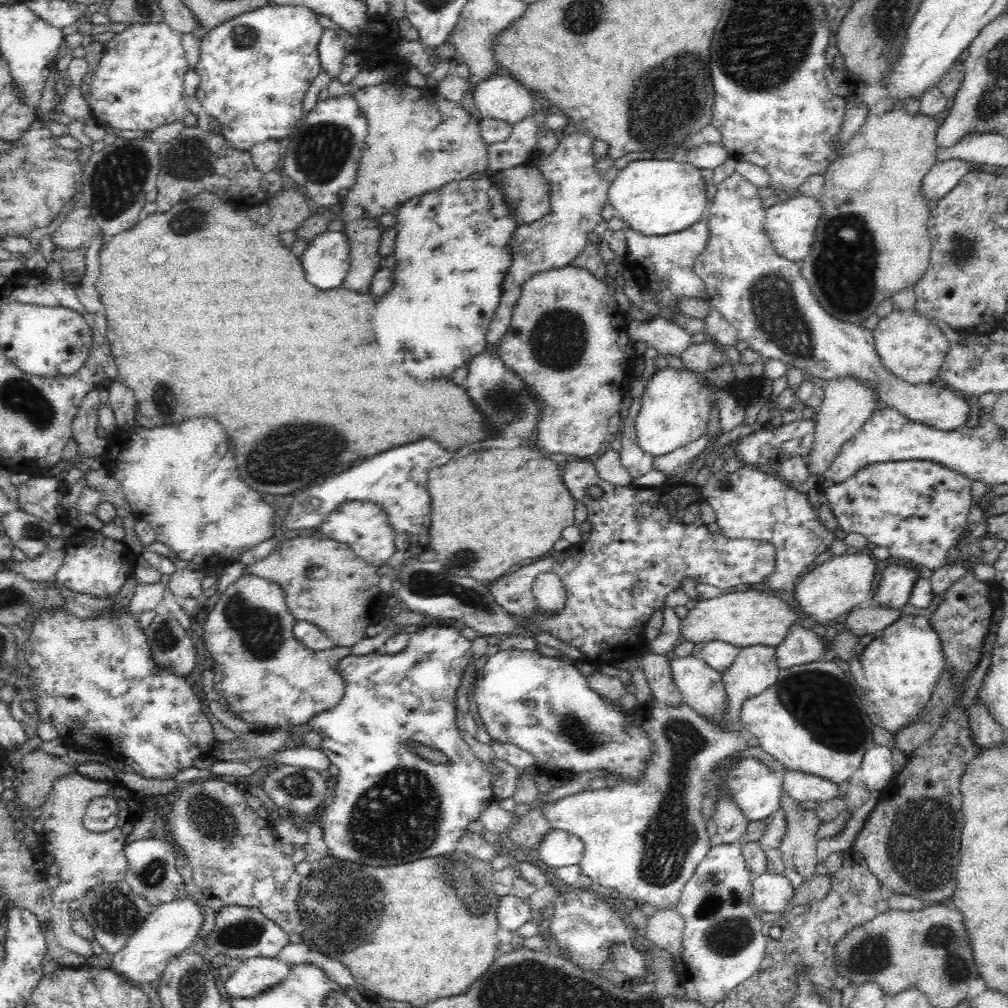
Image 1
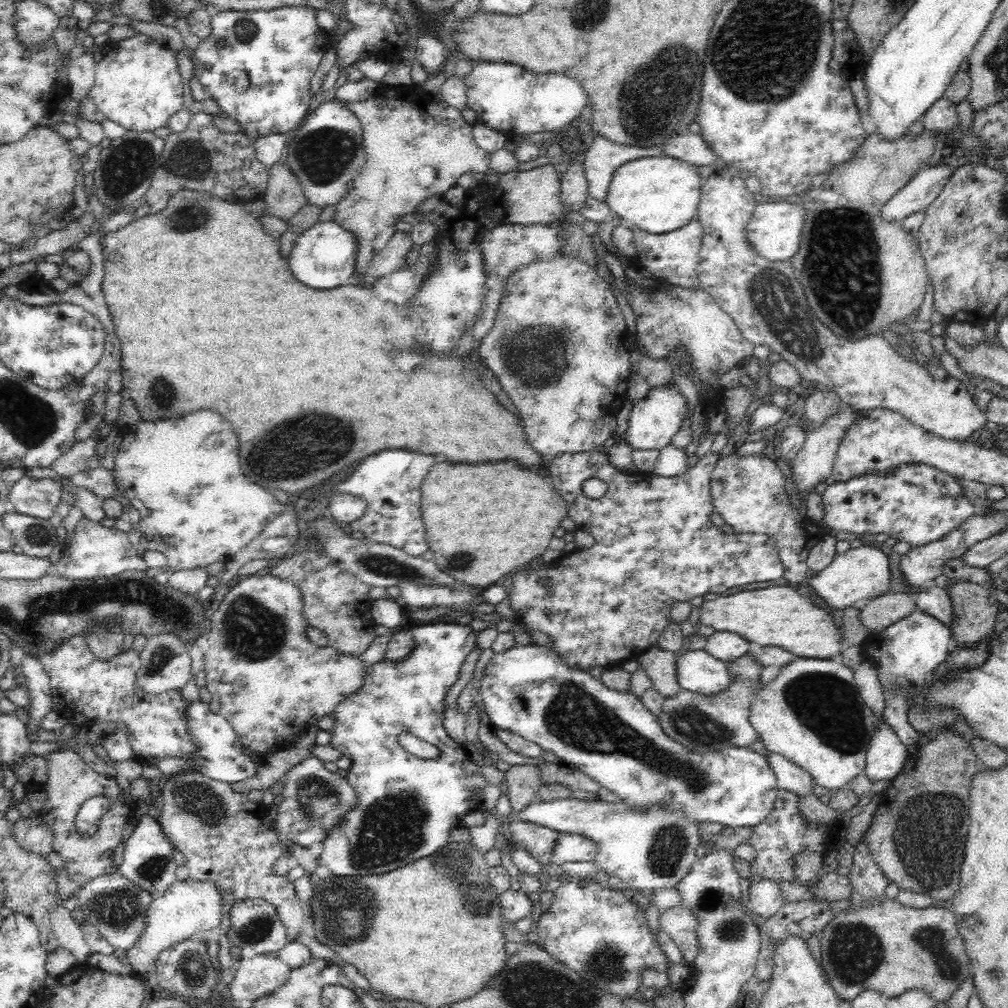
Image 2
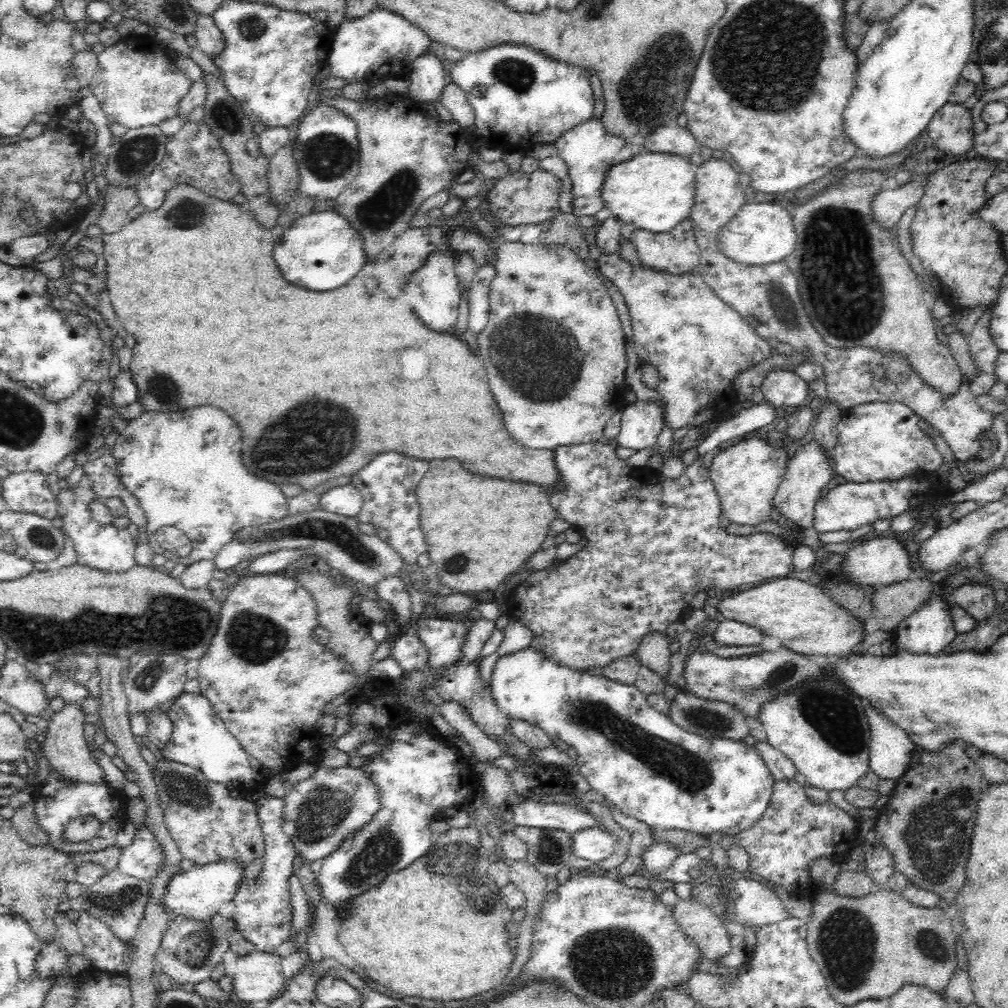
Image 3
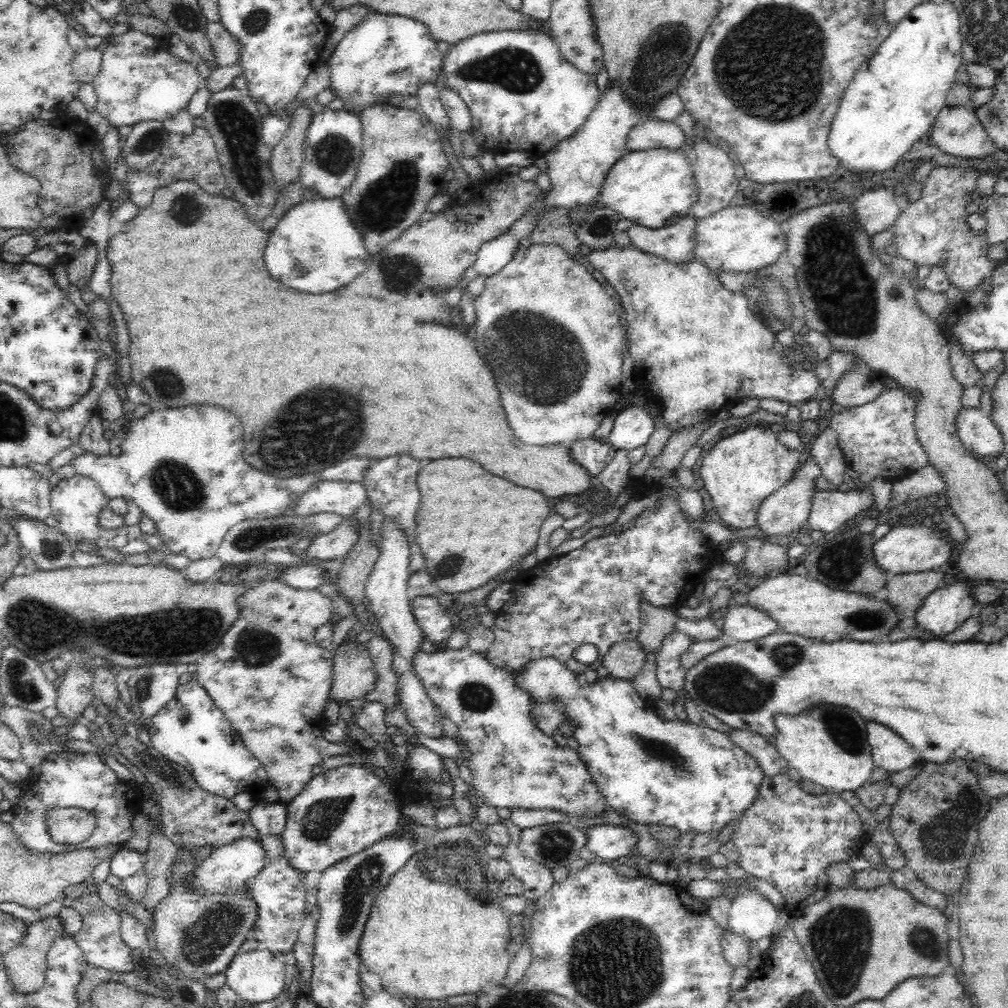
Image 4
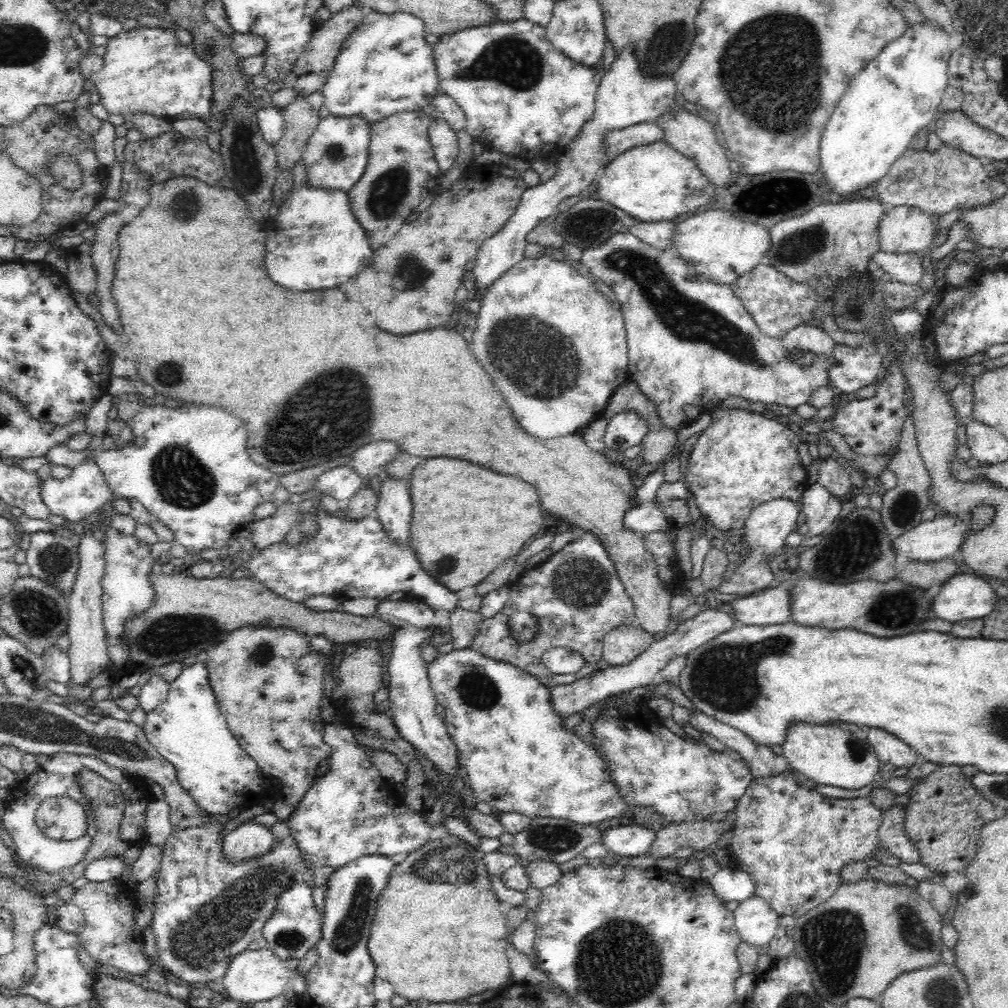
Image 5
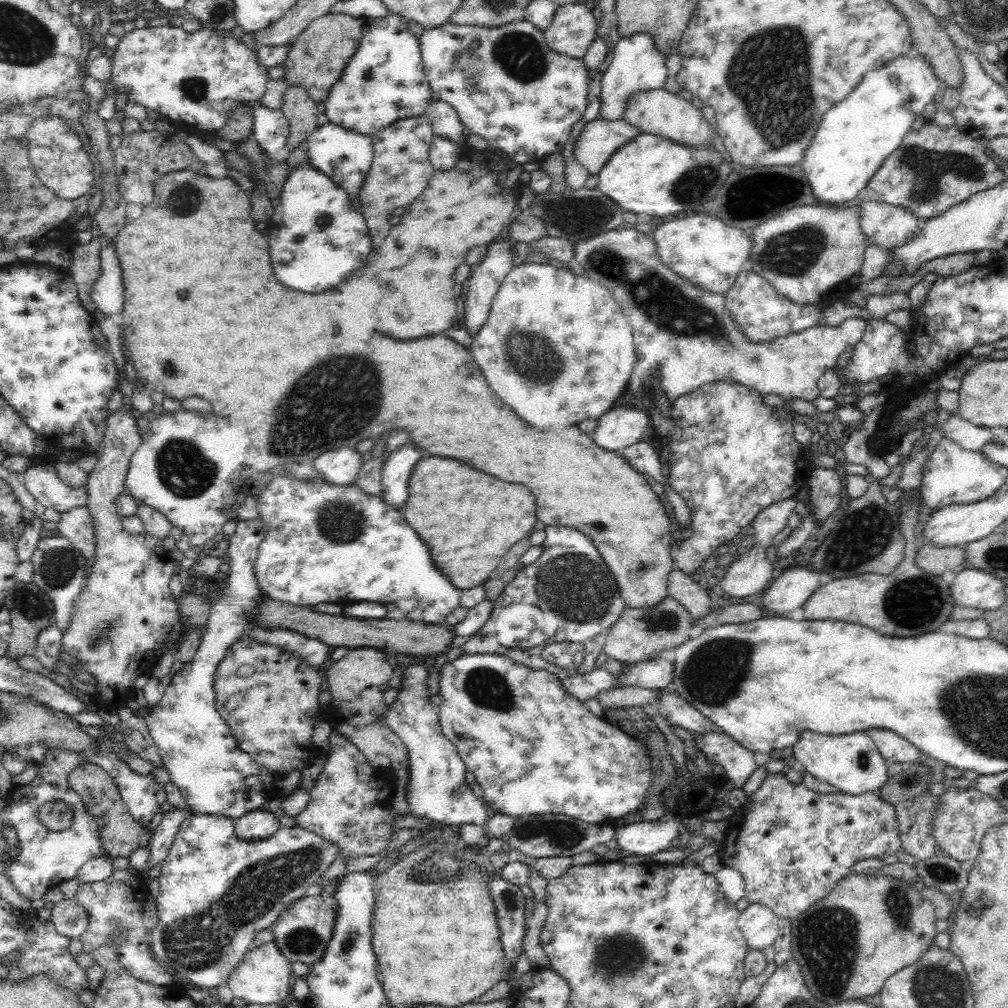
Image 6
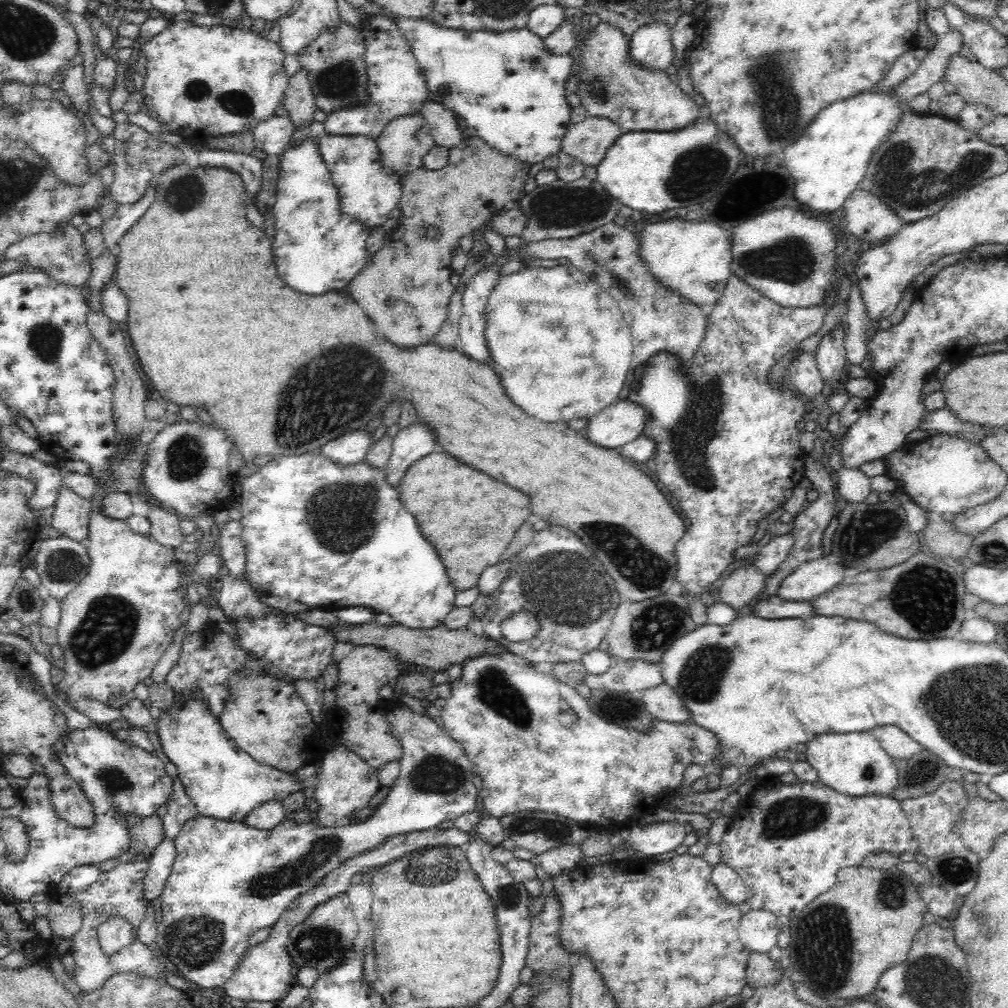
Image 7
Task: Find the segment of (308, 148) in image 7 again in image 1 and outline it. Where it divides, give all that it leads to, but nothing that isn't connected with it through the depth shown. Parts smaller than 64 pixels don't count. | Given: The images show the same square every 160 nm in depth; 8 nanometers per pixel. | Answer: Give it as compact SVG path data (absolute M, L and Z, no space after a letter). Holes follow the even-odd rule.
M326 231L316 236L309 243L308 249L300 257L304 267L305 276L310 284L314 284L320 290L330 290L343 286L343 280L349 271L349 246L346 235L343 232Z

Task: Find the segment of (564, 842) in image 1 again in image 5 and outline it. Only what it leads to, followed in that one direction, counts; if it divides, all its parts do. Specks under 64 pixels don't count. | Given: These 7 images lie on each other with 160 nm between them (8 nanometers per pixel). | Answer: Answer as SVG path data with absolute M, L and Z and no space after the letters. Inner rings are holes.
M619 825L601 830L600 841L607 851L632 862L647 862L647 852L655 832L642 825Z

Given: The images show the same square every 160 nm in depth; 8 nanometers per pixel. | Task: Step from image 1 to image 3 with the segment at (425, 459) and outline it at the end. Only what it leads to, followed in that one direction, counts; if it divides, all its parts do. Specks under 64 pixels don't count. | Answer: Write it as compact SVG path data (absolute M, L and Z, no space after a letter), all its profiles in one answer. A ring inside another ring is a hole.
M382 452L374 456L360 472L351 477L351 486L360 491L363 506L357 518L360 524L372 524L376 536L397 550L408 566L415 566L420 554L427 552L421 531L420 508L415 490L418 482L428 472L428 462L412 457L406 458L396 452Z

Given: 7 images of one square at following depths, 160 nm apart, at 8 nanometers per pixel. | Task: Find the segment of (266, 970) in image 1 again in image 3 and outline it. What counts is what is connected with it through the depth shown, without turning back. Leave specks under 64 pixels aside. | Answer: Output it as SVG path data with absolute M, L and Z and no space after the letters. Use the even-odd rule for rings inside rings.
M251 952L239 957L233 977L233 992L240 1000L250 1004L276 998L286 981L282 961L276 953L266 952Z

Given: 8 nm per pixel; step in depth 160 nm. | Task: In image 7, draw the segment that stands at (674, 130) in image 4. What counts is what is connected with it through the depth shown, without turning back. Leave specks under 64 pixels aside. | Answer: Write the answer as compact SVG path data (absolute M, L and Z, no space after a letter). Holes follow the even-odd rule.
M588 116L583 122L568 127L561 151L574 156L585 167L598 166L609 146L622 134L620 126L610 119Z

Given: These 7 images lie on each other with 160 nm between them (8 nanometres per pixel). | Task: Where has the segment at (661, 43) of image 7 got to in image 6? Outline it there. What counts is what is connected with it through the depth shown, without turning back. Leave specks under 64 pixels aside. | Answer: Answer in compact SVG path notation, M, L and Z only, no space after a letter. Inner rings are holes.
M646 34L622 37L615 45L611 62L602 73L600 100L598 100L600 110L597 118L608 122L622 120L632 96L664 89L668 78L665 62L664 55L654 47L652 37L648 37Z

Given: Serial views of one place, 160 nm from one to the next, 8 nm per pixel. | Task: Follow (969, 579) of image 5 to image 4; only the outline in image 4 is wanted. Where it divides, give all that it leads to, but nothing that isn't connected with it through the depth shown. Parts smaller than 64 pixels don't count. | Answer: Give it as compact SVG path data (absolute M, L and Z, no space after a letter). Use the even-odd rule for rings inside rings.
M968 579L962 584L941 585L931 592L915 611L914 628L930 633L932 639L944 640L970 616L975 605L968 591L970 585L972 581Z

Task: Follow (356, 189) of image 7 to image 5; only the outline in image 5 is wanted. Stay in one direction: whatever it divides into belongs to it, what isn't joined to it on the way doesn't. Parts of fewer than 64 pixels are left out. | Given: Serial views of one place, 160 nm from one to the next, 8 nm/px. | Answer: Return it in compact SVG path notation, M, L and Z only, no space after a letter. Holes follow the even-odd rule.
M330 114L320 119L309 136L302 157L308 186L347 193L364 174L368 158L370 126L371 123L359 116Z

